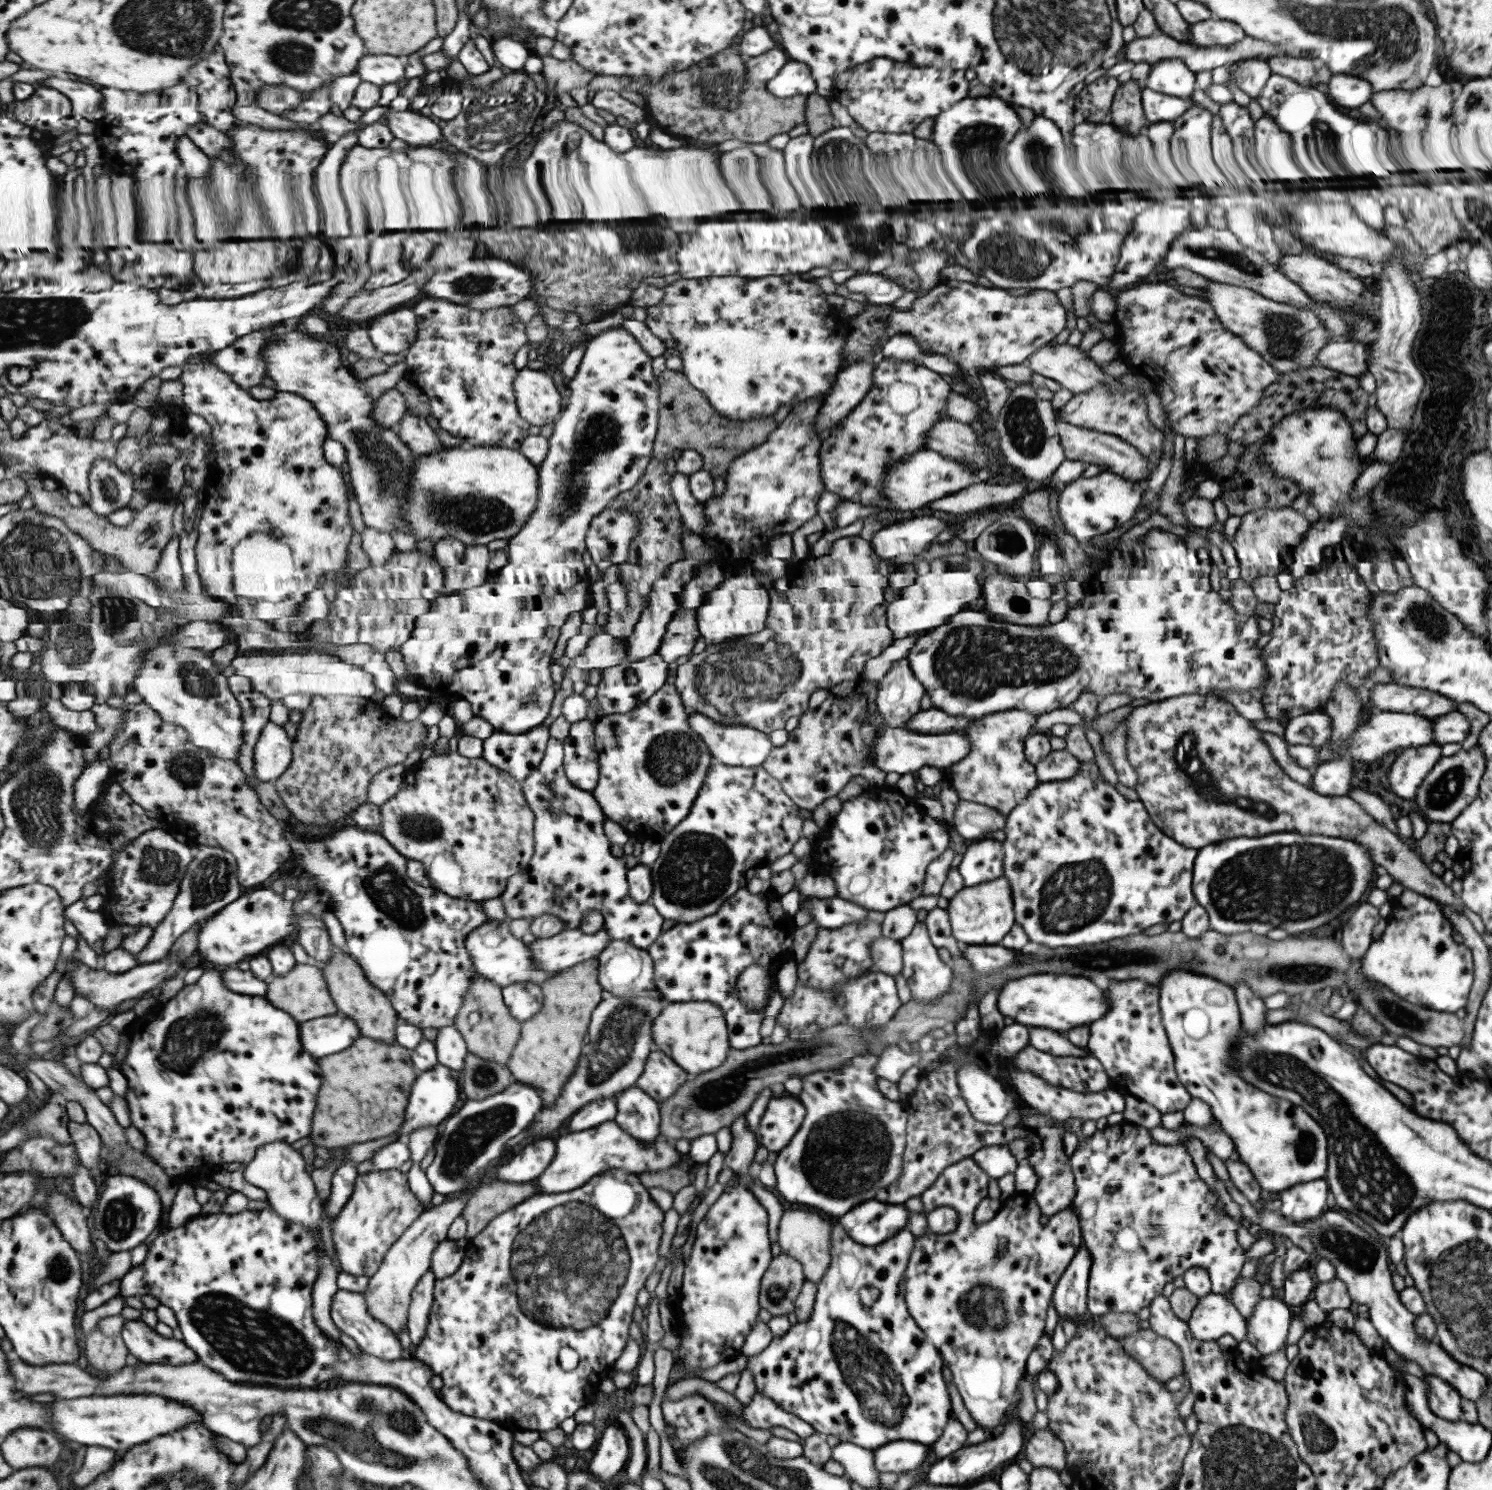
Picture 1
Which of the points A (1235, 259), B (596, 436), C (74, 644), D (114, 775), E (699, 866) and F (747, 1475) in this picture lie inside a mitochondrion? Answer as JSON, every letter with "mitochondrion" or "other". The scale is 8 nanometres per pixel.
{"A":"mitochondrion","B":"mitochondrion","C":"mitochondrion","D":"other","E":"mitochondrion","F":"mitochondrion"}

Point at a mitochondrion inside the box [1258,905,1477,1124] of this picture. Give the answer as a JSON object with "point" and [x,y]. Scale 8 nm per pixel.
{"point":[1403,1016]}

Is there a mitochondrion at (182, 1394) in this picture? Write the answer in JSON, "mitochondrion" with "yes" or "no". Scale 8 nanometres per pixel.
{"mitochondrion":"no"}

